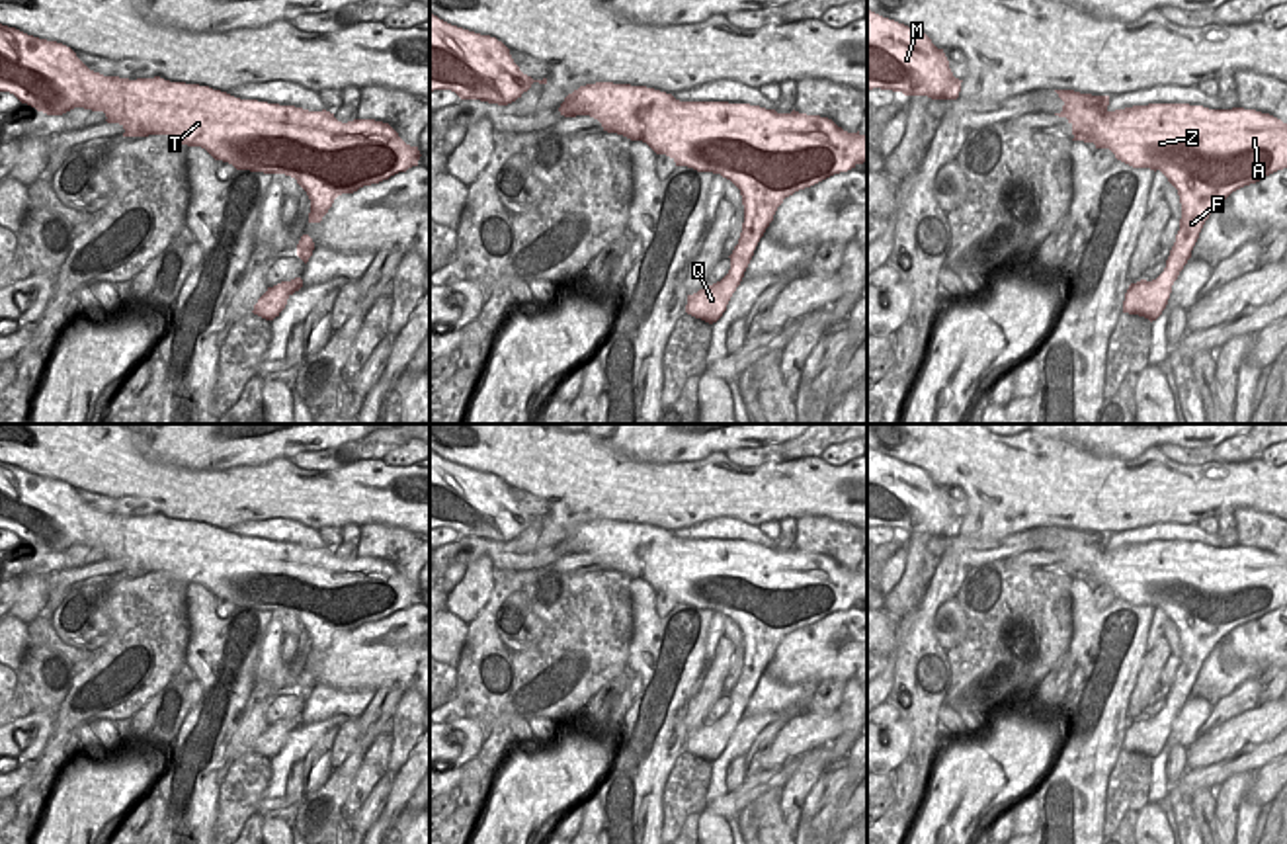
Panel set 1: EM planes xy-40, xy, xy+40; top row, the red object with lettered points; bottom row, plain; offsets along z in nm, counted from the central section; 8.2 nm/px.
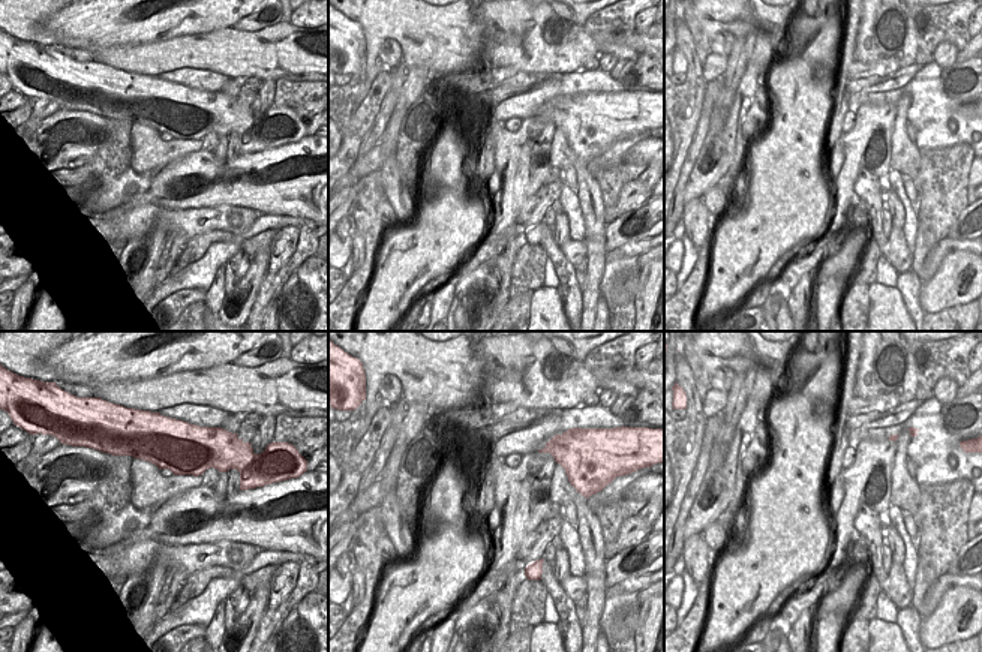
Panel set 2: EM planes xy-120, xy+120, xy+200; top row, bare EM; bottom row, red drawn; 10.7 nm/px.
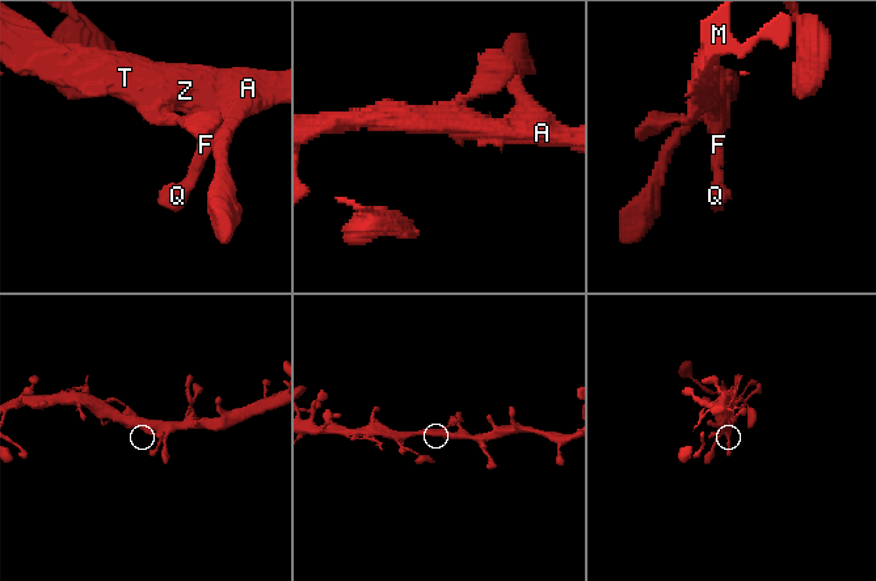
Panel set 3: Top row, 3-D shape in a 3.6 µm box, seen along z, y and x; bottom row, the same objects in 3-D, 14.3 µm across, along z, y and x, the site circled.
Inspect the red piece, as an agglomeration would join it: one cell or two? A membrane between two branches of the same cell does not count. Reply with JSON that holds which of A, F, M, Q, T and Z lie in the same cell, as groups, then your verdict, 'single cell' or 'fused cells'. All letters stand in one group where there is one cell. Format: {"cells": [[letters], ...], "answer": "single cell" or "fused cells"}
{"cells": [["A", "F", "M", "Q", "T", "Z"]], "answer": "single cell"}

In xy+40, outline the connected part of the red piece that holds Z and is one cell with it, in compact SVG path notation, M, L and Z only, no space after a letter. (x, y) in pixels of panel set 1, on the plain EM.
M1074 528L1055 529L1064 539L1062 549L1055 553L1068 557L1072 578L1109 586L1117 598L1133 606L1160 608L1178 627L1182 656L1166 705L1152 719L1131 721L1123 738L1123 750L1139 752L1152 760L1166 746L1172 723L1191 696L1191 688L1213 647L1232 629L1287 606L1287 561L1256 547L1209 547L1189 541L1148 541L1109 549L1109 533Z

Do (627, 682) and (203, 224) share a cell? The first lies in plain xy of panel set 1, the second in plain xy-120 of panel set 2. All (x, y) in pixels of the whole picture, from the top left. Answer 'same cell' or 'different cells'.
same cell

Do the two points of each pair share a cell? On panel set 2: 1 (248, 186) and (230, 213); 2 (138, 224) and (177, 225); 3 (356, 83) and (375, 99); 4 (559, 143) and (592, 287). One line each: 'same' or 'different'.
1: different
2: same
3: different
4: same

